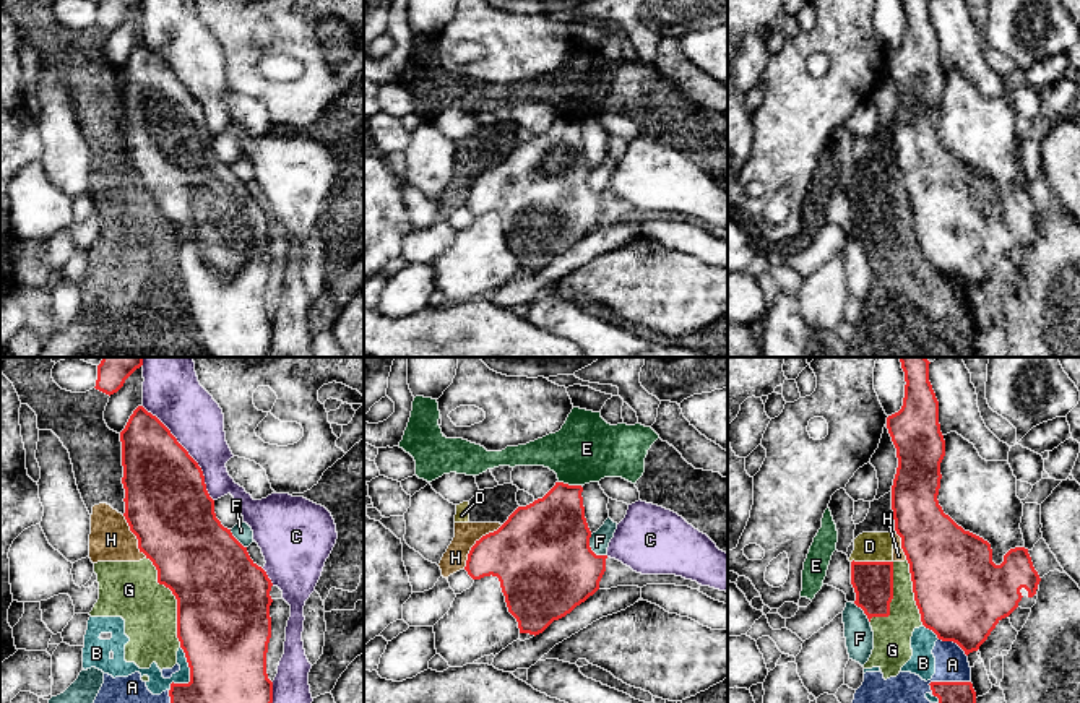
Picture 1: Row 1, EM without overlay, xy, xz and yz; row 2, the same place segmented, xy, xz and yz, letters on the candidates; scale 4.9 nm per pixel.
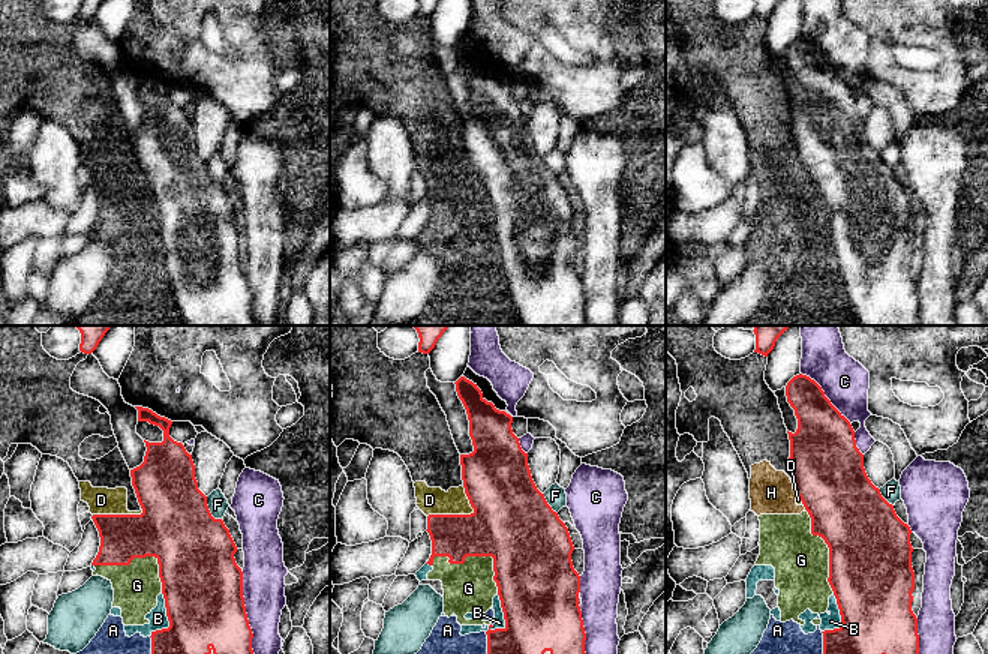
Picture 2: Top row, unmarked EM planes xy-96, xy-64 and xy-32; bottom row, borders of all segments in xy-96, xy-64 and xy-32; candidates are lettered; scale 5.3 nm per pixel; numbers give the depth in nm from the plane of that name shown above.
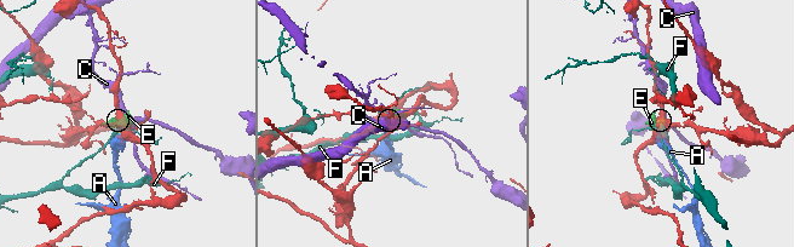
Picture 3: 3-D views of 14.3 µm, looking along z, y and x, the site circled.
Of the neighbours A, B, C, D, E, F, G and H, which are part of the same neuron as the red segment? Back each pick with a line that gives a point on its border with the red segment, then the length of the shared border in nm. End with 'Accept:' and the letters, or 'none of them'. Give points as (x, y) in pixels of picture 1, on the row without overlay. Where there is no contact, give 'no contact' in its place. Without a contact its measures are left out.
Accept: none of them

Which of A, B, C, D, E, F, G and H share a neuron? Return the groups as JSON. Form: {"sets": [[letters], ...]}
{"sets": [["A", "B", "D", "G", "H"], ["C"], ["E"], ["F"]]}

